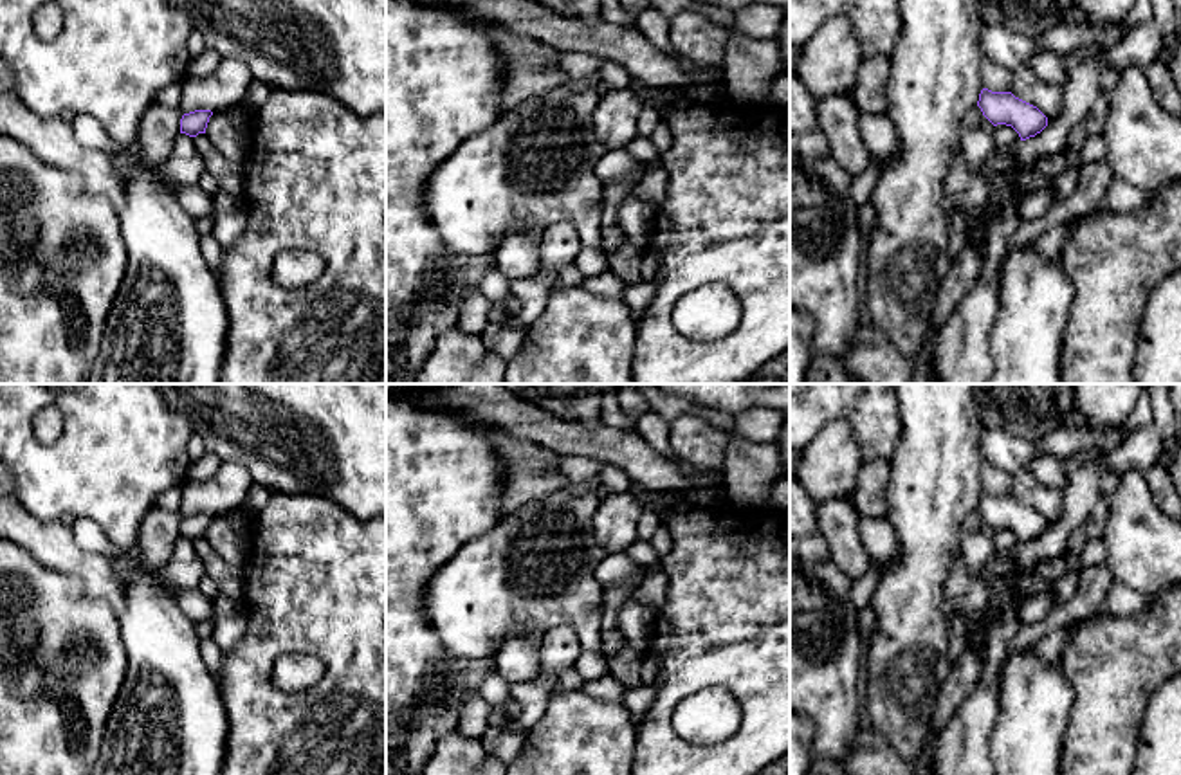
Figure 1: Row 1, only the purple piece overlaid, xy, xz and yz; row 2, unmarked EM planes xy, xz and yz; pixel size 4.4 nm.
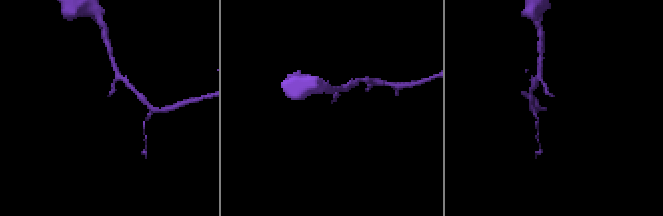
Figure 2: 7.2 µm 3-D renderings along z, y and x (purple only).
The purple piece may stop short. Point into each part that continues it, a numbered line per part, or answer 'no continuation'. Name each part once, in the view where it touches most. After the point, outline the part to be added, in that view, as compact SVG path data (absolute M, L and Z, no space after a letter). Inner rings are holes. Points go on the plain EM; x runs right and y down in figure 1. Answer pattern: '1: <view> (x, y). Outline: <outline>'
no continuation

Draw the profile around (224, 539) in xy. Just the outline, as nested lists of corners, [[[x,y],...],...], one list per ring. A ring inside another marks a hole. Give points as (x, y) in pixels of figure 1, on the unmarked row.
[[[229,512],[215,514],[206,539],[211,548],[233,568],[242,570],[249,557],[249,539],[240,535],[229,521]]]

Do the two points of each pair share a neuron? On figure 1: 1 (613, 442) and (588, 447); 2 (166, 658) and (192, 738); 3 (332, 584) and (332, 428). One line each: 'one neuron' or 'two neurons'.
1: one neuron
2: one neuron
3: two neurons

